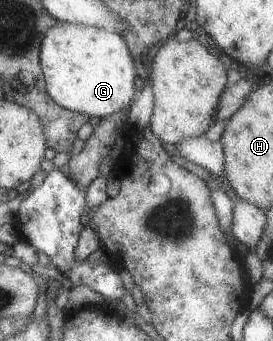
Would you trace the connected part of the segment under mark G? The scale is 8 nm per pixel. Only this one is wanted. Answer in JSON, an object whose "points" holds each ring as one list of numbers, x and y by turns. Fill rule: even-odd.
{"points":[[66,21,48,29,40,46,40,68,50,98,62,108,99,120,132,106,141,84,134,59,118,33]]}

